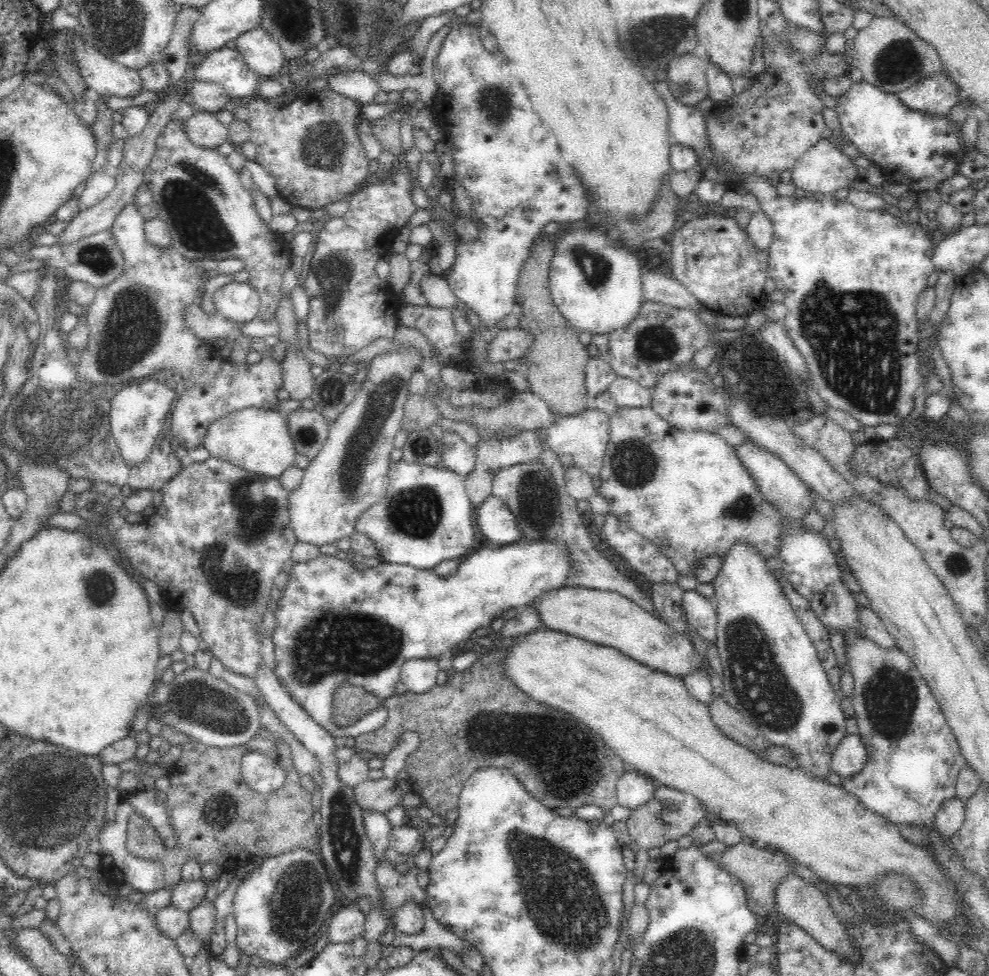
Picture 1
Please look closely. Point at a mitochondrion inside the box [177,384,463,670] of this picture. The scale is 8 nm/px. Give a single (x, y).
(257, 514)

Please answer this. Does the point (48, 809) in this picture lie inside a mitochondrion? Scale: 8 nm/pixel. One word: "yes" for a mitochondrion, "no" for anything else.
yes

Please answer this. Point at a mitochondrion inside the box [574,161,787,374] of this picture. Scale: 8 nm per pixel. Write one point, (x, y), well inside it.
(654, 344)

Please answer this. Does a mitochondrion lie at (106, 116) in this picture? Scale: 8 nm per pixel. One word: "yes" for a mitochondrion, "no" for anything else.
no

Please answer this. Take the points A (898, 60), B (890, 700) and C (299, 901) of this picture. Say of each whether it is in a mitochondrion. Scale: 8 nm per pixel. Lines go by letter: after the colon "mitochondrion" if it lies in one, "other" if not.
A: mitochondrion
B: mitochondrion
C: mitochondrion

